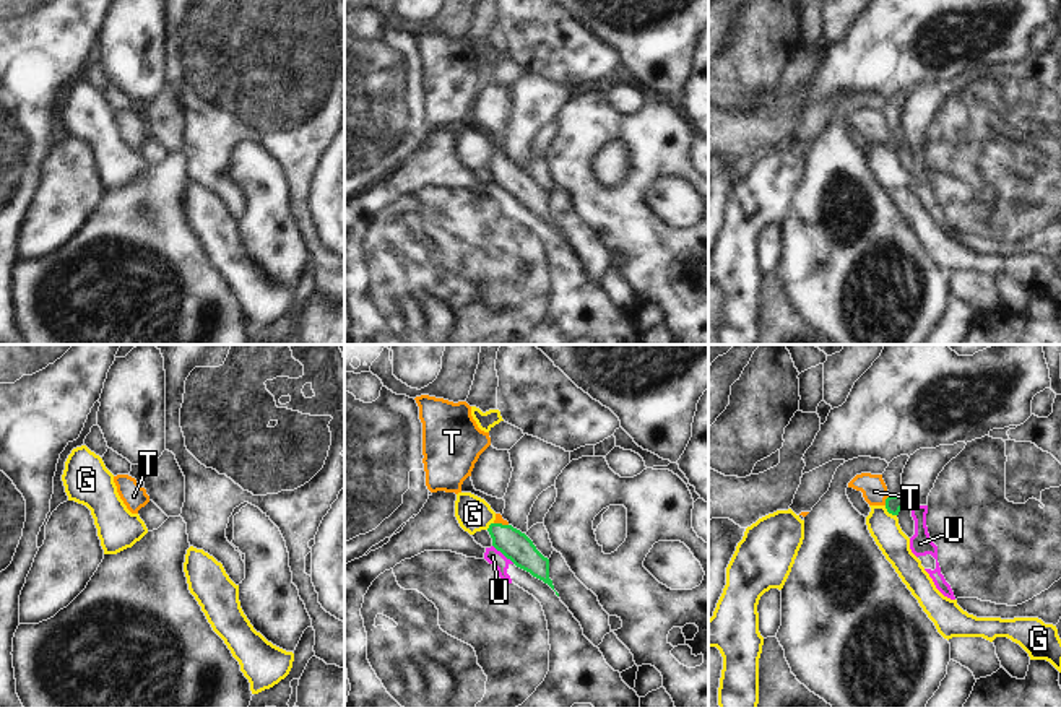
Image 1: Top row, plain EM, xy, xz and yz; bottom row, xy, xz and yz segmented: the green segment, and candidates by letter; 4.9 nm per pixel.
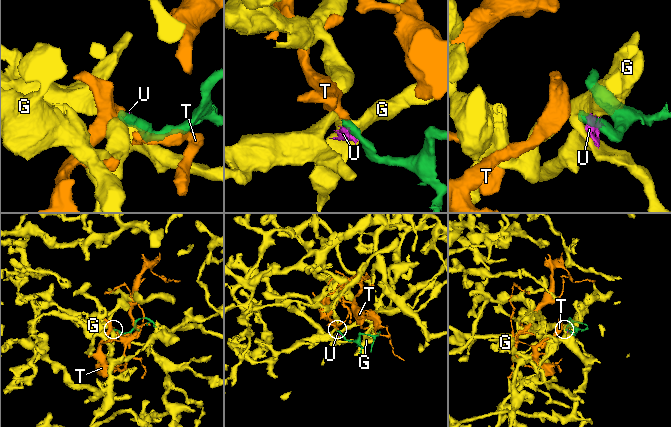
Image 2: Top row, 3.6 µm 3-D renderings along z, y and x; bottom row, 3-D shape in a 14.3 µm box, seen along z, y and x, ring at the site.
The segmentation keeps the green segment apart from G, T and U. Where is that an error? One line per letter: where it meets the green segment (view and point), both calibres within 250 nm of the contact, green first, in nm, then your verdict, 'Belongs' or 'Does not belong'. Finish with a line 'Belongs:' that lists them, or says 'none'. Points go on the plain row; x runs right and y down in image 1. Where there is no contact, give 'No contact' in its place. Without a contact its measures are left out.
G: Touches green at yz (889, 148). Thickness 80 nm (green) against 150 nm. Does not belong
T: Touches green at yz (886, 137). Thickness 80 nm (green) against 130 nm. Belongs
U: Touches green at xz (504, 190). Thickness 150 nm (green) against 80 nm. Does not belong
Belongs: T.

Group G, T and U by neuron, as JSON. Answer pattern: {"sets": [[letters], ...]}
{"sets": [["G"], ["T"], ["U"]]}

